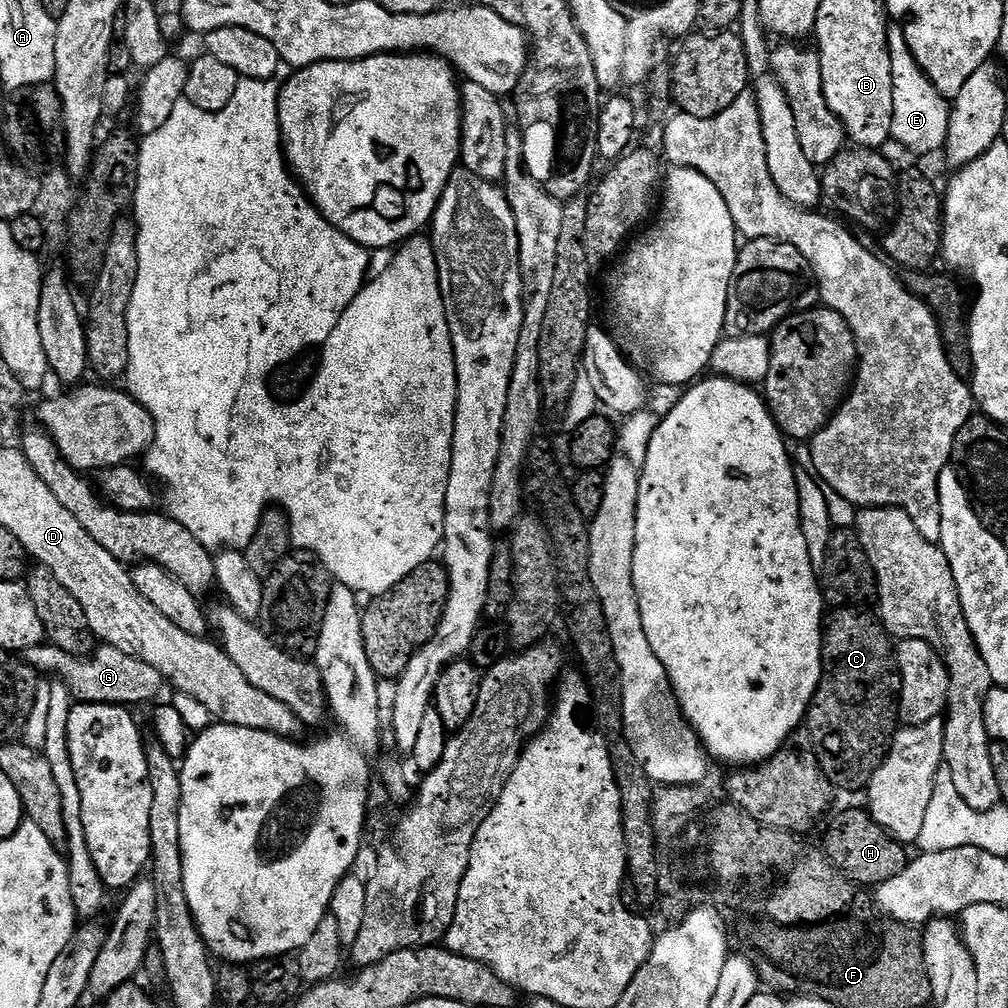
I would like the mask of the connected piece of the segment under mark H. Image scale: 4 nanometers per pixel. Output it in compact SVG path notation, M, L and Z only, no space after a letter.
M848 808L836 817L831 817L828 834L824 838L823 851L841 872L847 874L854 883L861 886L879 886L882 882L890 882L902 870L906 870L910 859L909 849L895 840L888 831L872 817L872 813L860 808Z

